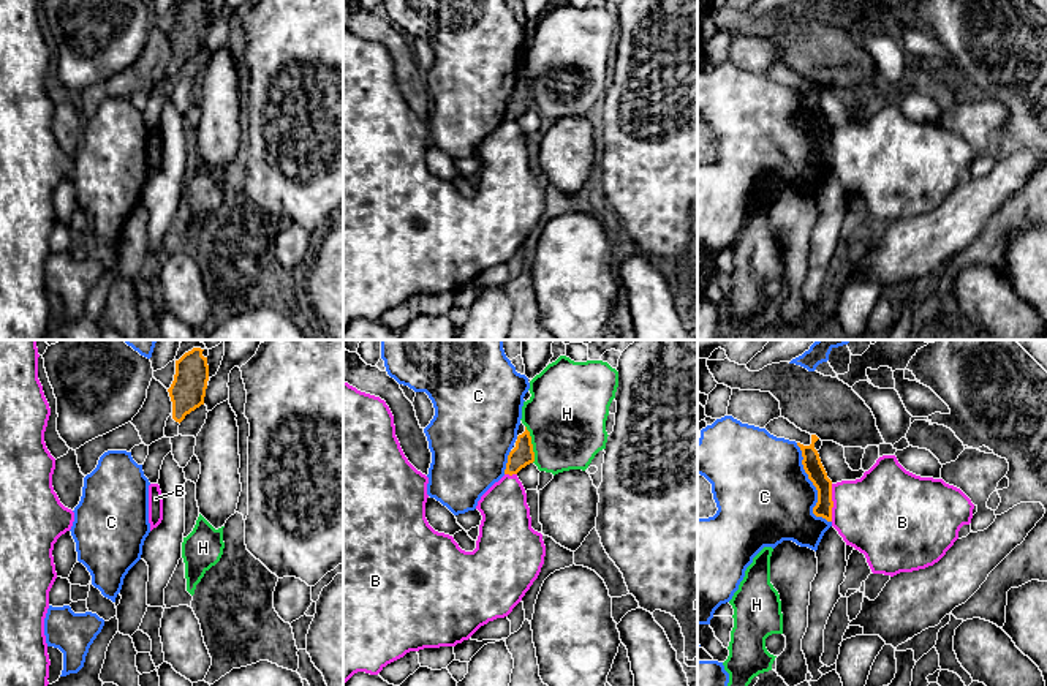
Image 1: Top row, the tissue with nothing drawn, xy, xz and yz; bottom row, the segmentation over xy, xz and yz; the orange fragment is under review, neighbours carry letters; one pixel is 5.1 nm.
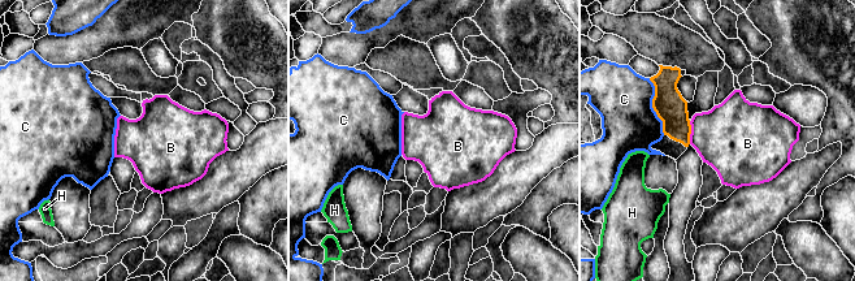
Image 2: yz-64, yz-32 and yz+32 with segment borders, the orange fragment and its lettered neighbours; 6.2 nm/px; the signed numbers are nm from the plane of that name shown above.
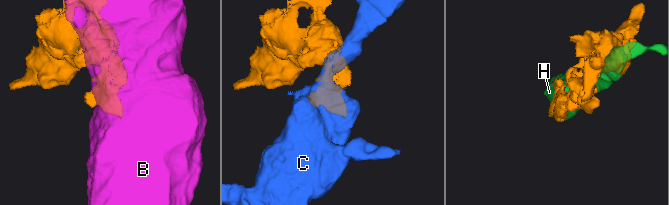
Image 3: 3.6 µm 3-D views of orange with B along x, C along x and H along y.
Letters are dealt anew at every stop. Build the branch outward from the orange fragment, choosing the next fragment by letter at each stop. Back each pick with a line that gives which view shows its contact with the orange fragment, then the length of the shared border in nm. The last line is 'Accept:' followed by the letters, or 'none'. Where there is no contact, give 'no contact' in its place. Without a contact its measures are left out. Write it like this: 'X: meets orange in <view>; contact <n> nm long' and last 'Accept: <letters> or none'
Accept: none

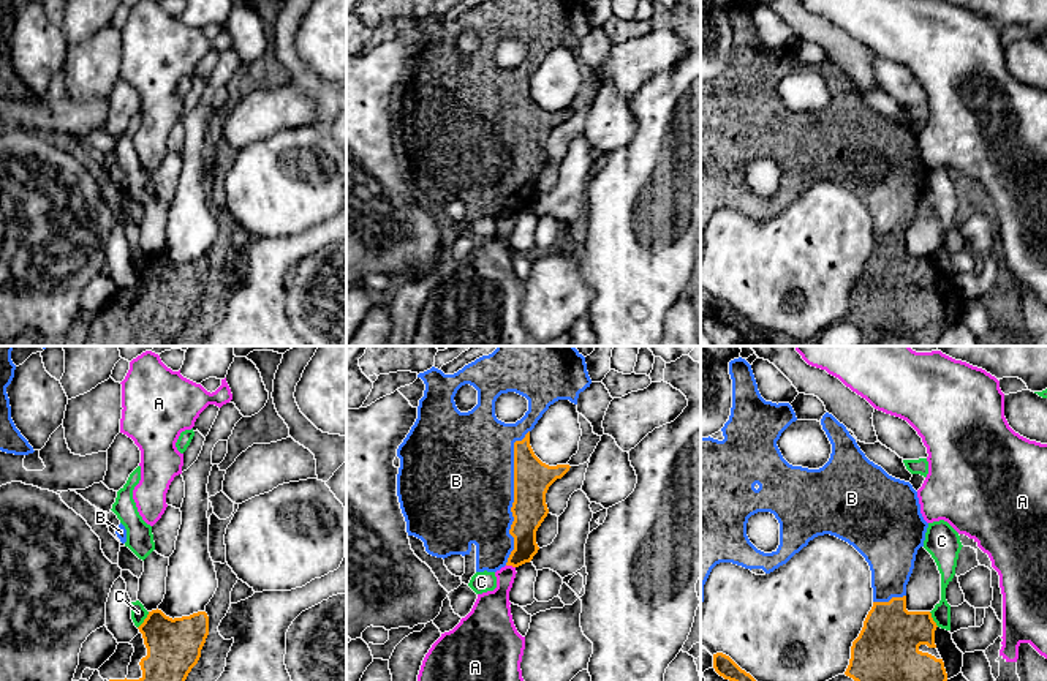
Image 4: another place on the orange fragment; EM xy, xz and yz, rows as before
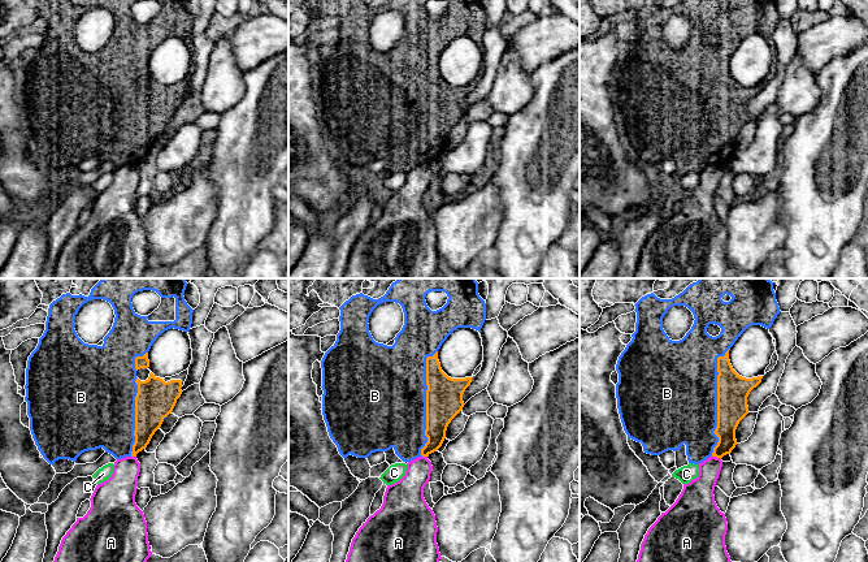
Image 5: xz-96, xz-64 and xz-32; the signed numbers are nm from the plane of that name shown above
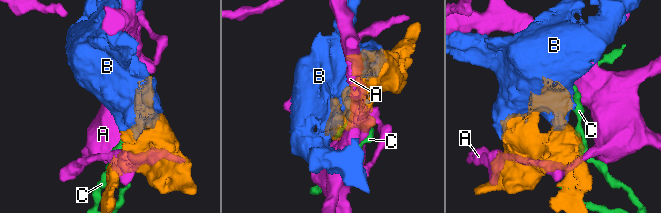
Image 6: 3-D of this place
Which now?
B: meets orange in xz; contact 700 nm long
Accept: B

